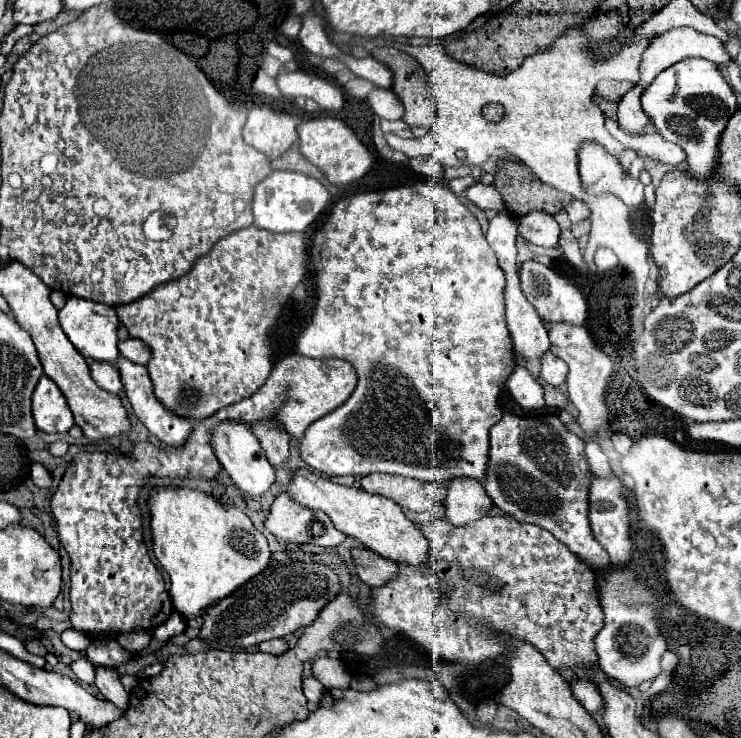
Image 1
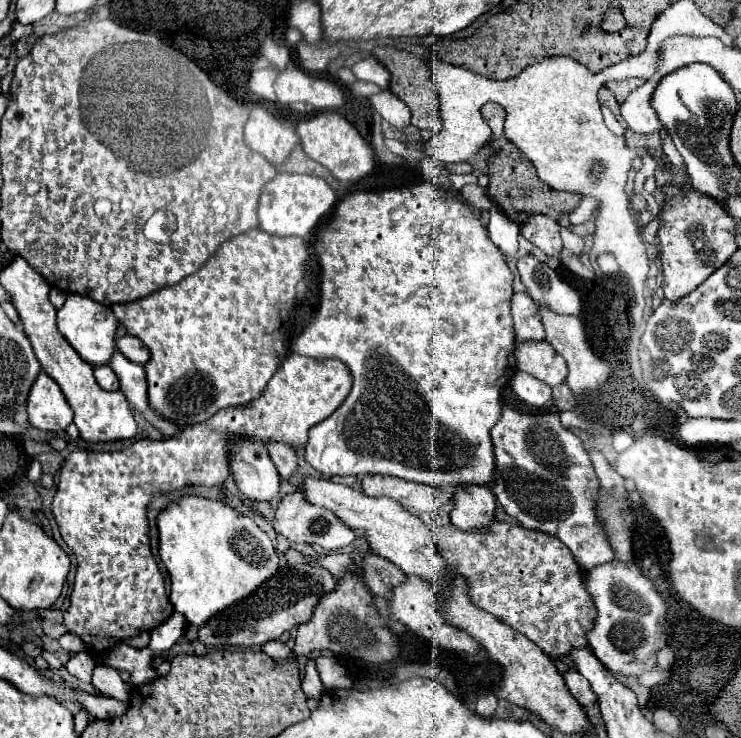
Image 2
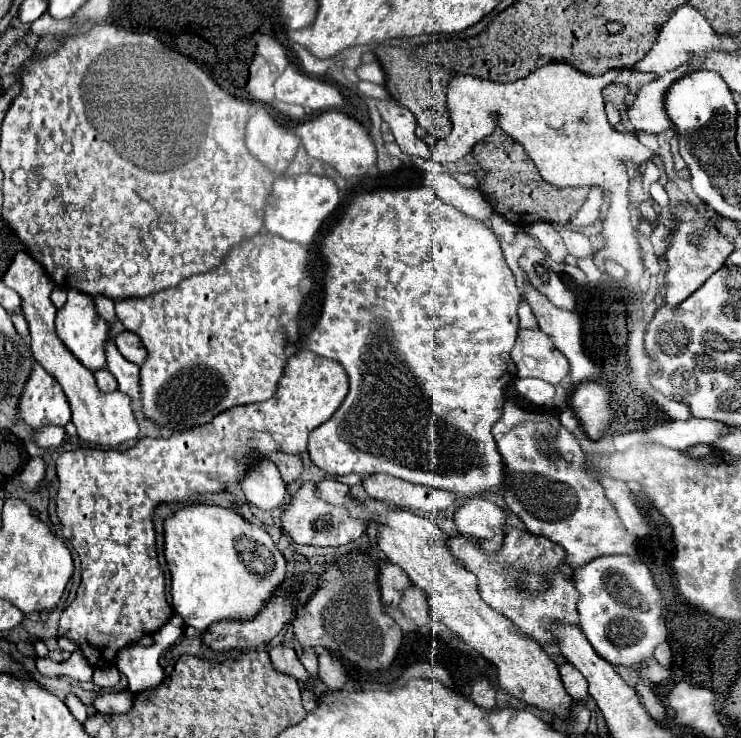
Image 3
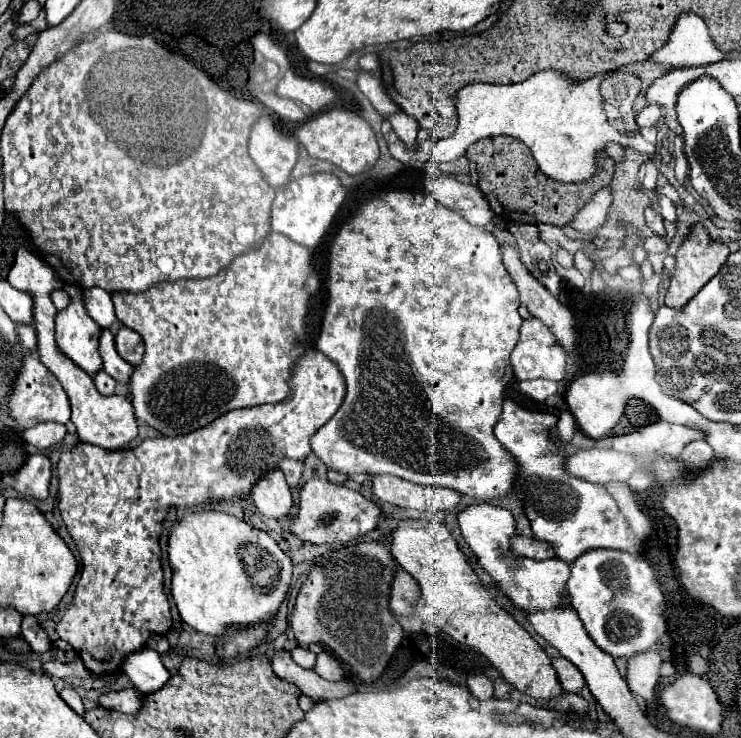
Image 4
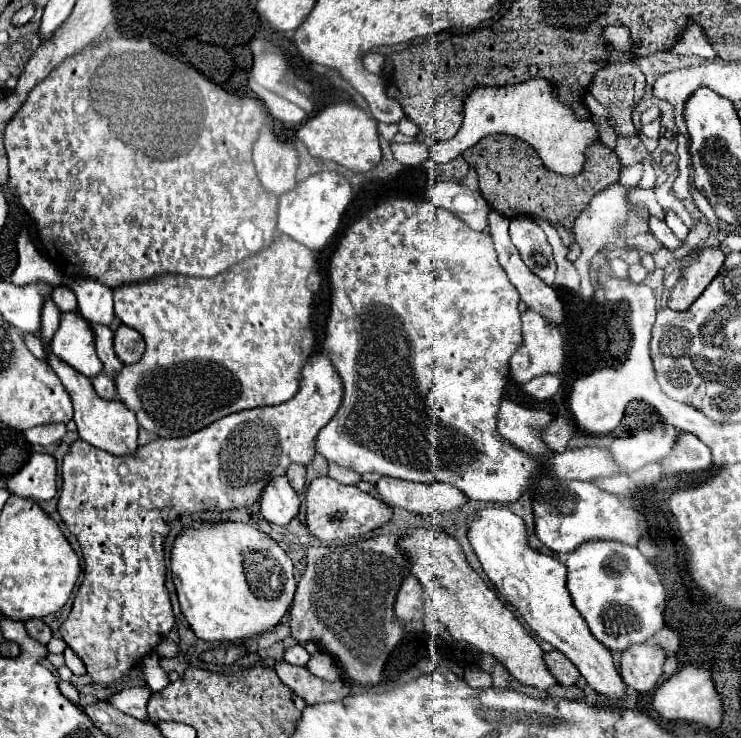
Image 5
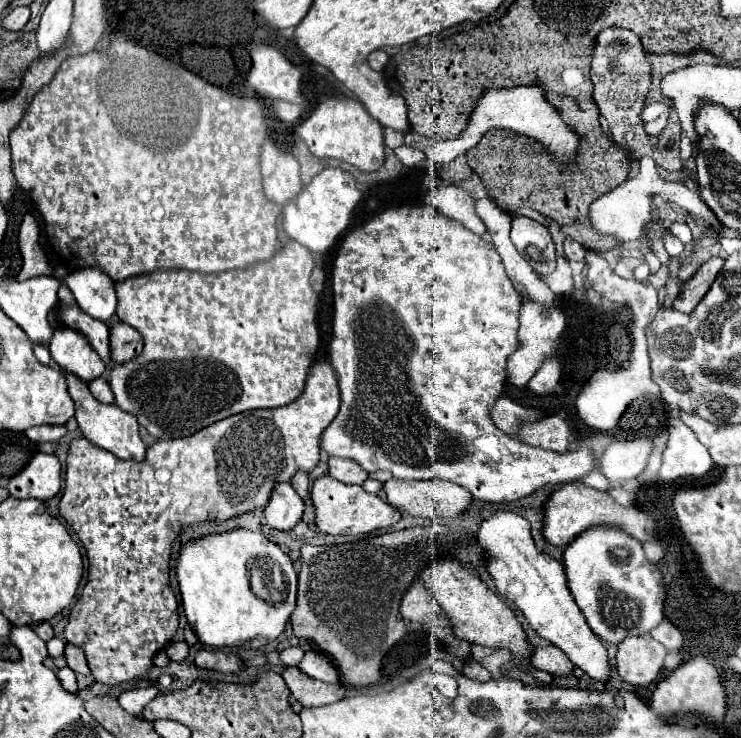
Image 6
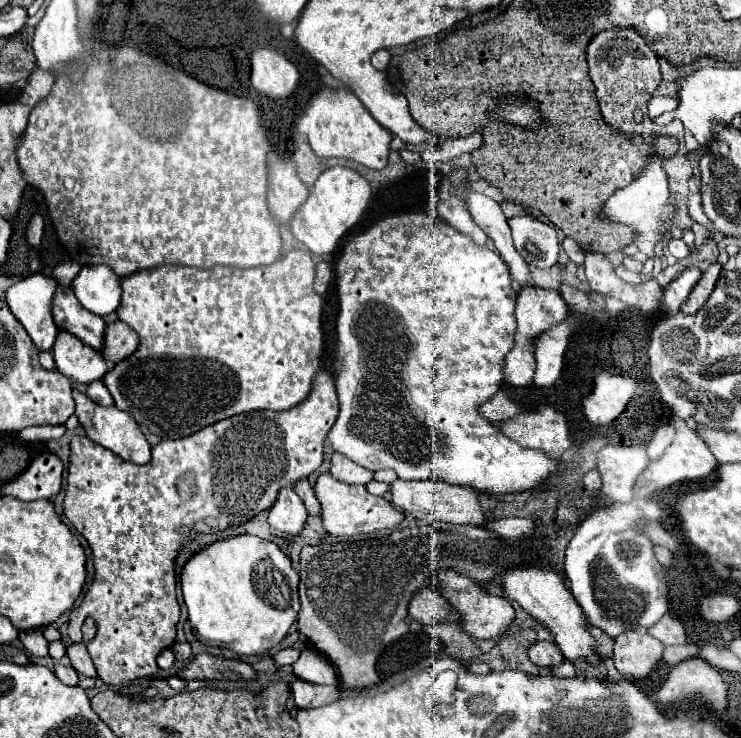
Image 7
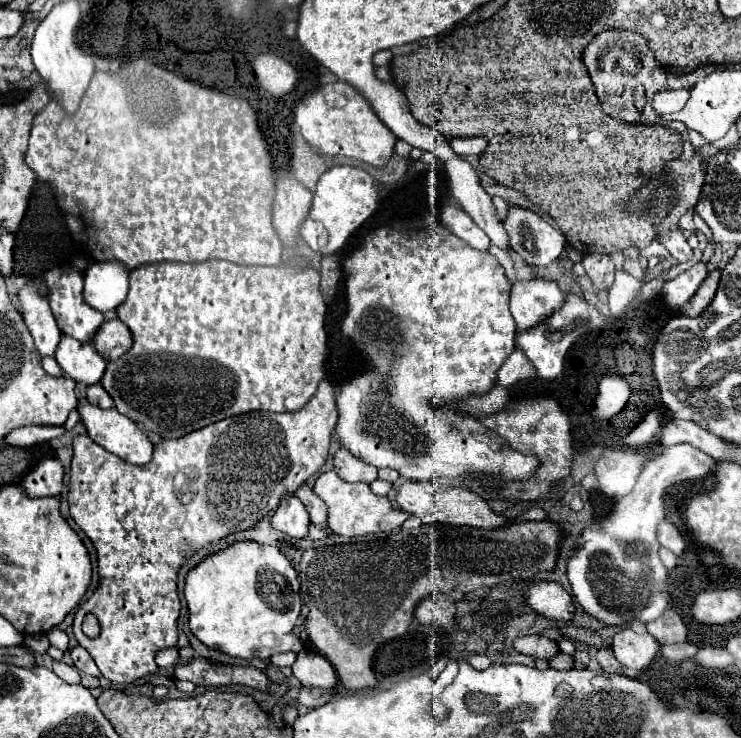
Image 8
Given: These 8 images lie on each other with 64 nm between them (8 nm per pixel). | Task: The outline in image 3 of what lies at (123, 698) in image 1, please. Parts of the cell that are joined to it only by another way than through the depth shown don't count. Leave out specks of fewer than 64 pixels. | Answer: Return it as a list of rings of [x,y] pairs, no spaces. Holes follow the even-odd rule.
[[[110,666],[106,670],[104,668],[94,670],[94,684],[102,686],[102,688],[112,688],[118,684],[118,680],[120,680],[120,672],[114,666]]]

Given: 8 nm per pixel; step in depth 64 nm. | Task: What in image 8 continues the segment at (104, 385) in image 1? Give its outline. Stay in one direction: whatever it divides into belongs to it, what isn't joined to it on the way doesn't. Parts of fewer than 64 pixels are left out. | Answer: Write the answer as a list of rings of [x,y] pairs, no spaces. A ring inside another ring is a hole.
[[[100,384],[88,386],[88,402],[94,404],[94,406],[98,406],[98,408],[112,408],[114,406],[112,398],[108,396],[108,392]]]

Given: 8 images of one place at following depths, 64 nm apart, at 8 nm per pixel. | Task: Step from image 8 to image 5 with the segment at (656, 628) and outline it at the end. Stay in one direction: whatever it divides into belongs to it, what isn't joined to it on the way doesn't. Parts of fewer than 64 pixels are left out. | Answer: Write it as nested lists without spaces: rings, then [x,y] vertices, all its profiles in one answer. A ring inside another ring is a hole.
[[[664,626],[662,630],[658,630],[658,632],[654,634],[654,640],[666,650],[666,654],[676,654],[678,648],[680,648],[680,638],[678,638],[678,634],[676,634],[672,628],[668,628],[668,626]]]

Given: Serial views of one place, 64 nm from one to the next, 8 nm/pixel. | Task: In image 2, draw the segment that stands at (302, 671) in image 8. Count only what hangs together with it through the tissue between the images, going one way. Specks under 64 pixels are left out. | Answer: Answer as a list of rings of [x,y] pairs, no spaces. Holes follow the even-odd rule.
[[[318,656],[316,666],[320,672],[320,680],[326,690],[336,690],[336,688],[350,688],[352,680],[348,676],[348,670],[330,656]]]

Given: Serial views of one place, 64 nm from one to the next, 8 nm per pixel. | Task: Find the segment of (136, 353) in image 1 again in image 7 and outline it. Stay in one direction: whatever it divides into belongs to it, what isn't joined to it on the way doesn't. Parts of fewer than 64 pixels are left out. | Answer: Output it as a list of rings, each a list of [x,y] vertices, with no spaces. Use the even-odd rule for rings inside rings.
[[[116,320],[106,326],[102,356],[108,362],[120,362],[126,356],[130,356],[136,348],[138,348],[138,336],[128,324]]]

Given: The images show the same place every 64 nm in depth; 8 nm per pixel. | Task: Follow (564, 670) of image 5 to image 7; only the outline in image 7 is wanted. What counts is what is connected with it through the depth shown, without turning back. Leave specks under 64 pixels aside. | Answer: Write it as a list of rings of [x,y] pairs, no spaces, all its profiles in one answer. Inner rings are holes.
[[[536,640],[528,646],[528,658],[536,664],[536,666],[556,666],[564,660],[560,648],[554,642],[548,640]]]

